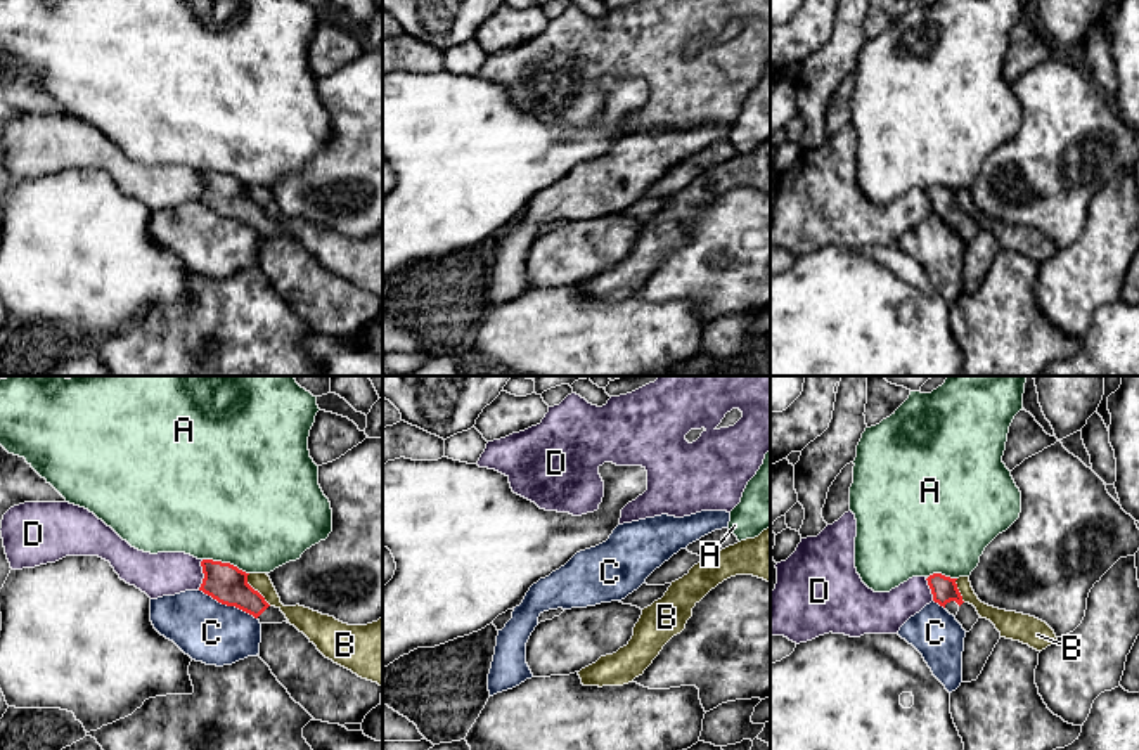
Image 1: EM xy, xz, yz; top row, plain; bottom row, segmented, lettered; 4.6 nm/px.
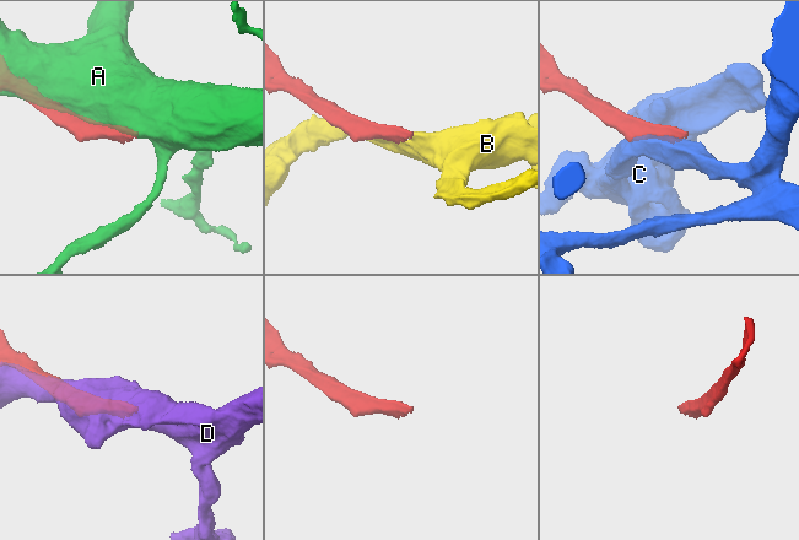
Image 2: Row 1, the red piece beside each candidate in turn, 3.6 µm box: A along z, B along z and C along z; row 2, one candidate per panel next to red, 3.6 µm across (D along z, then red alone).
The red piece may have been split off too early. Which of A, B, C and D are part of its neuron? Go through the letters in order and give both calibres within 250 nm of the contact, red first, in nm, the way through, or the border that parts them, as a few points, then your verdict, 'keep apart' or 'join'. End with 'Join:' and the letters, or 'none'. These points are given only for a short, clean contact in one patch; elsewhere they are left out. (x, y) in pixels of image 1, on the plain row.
A: 180/480 nm | keep apart
B: 180/100 nm | along xy (248, 186), (248, 194), (270, 217) | keep apart
C: 180/280 nm | keep apart
D: 180/200 nm | keep apart
Join: none

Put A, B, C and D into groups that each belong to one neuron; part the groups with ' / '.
A / B / C / D

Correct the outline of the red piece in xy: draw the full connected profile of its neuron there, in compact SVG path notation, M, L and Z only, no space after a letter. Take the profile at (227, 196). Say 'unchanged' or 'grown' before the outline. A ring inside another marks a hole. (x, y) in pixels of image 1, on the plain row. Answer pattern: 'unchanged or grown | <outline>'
grown | M203 171L203 196L199 203L211 208L222 217L235 218L254 230L260 236L282 236L289 232L280 220L270 218L265 210L248 196L246 184L230 175Z

